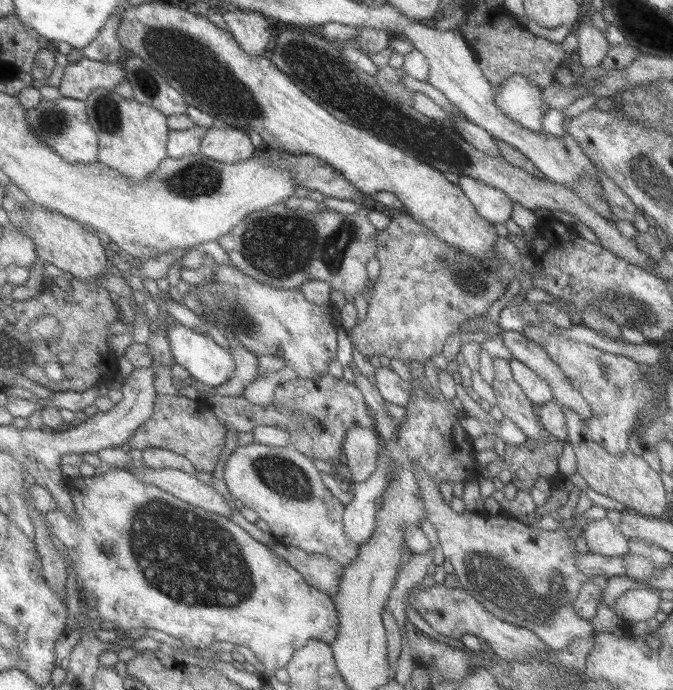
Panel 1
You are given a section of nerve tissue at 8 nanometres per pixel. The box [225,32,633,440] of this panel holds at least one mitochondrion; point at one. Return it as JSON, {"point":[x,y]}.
{"point":[314,69]}

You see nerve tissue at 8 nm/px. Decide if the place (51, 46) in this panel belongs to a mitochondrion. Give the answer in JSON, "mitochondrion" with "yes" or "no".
{"mitochondrion":"no"}

